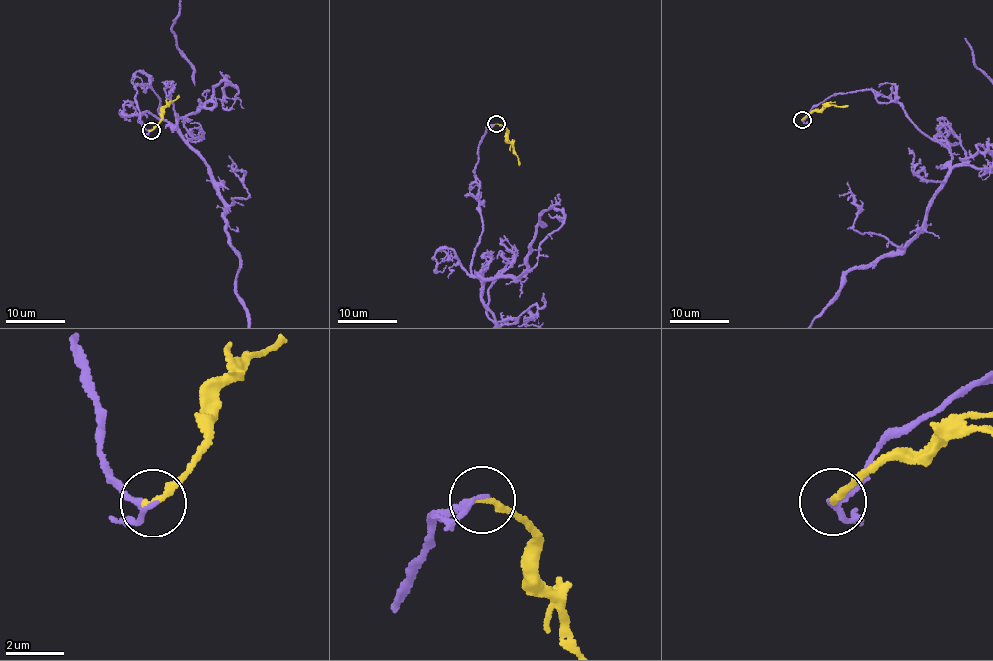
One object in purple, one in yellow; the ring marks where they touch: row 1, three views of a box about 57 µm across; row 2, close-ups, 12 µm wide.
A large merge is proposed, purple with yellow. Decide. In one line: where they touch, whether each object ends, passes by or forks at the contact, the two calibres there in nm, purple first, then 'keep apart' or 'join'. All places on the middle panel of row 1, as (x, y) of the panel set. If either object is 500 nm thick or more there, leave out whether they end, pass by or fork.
at (496, 123); purple passes by; yellow ends there; 160 nm thick on the purple side, 240 nm on the other; join

